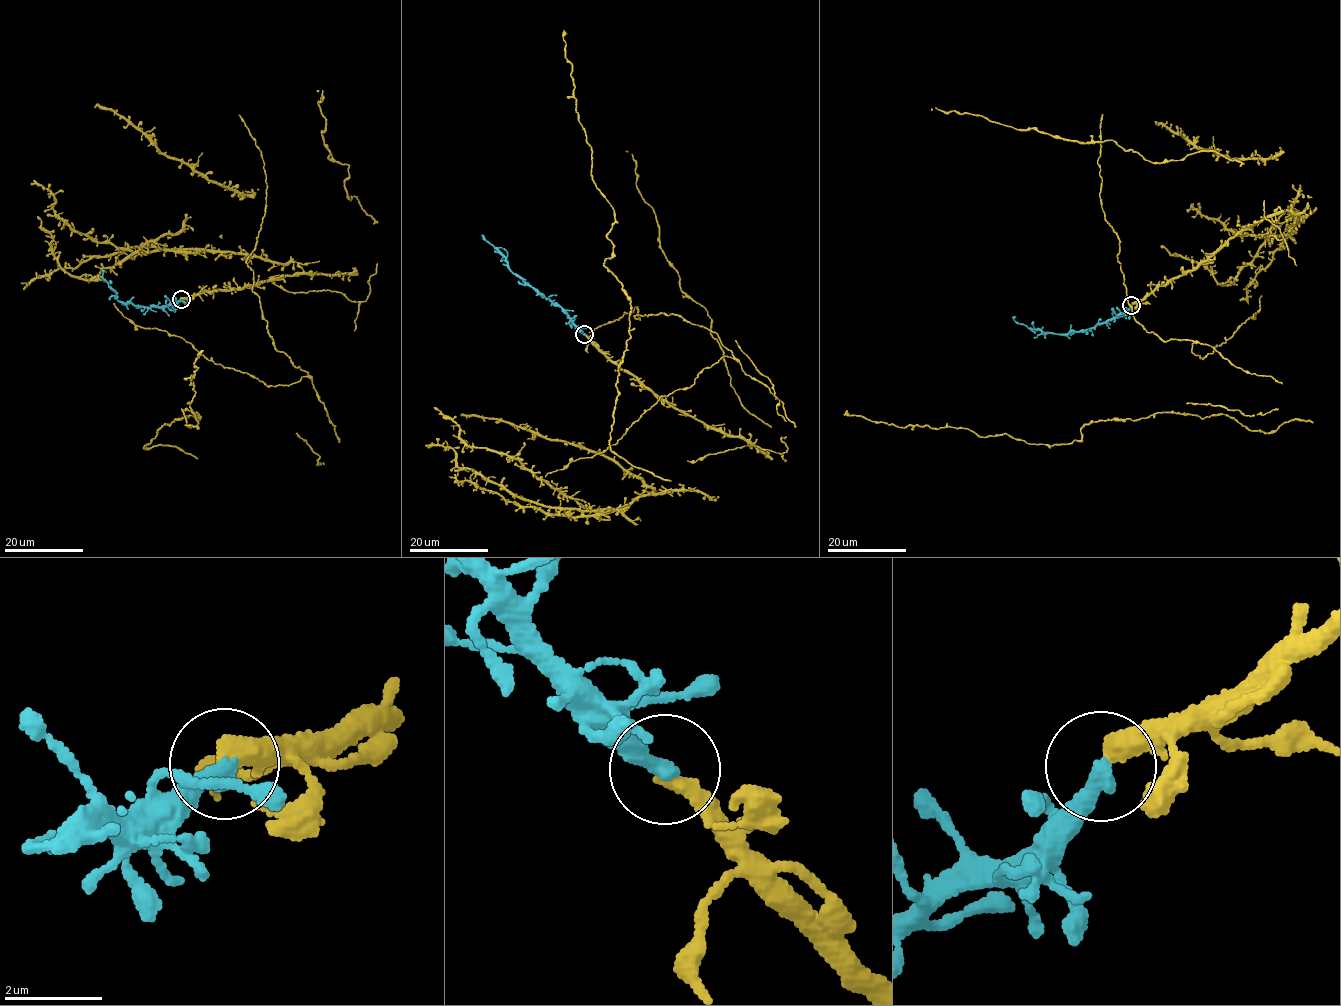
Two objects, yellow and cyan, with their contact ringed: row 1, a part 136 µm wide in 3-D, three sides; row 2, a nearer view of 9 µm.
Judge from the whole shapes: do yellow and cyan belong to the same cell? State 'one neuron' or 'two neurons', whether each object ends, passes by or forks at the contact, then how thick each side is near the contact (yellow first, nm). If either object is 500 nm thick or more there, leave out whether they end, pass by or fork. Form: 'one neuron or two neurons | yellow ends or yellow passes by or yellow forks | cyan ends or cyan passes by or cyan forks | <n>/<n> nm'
one neuron | yellow ends | cyan ends | 360/380 nm

